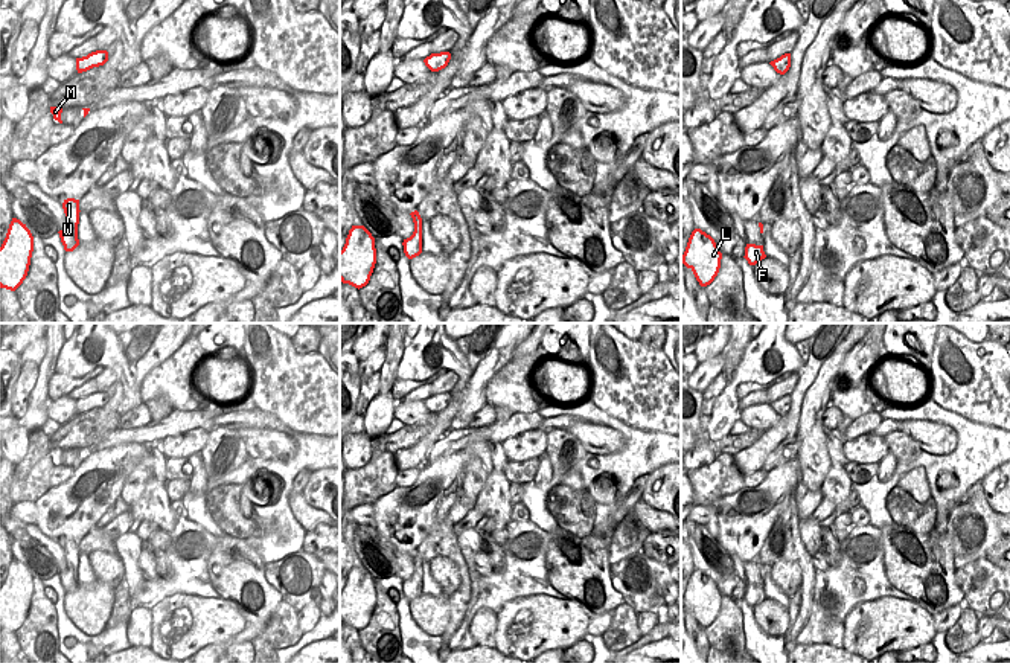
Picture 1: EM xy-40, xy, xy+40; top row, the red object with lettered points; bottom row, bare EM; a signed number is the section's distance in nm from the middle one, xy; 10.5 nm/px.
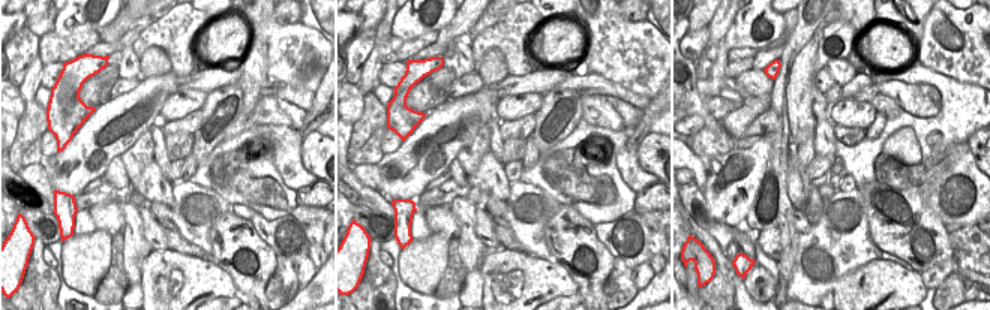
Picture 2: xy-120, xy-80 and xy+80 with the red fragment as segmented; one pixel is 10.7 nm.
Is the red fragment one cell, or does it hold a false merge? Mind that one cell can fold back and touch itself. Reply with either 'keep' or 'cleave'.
keep

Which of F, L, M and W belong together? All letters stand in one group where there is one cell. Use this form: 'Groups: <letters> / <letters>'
Groups: F L M W.

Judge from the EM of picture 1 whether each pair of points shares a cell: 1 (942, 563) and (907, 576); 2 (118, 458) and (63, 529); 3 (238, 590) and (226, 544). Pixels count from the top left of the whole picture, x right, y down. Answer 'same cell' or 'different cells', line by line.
1: same cell
2: same cell
3: same cell

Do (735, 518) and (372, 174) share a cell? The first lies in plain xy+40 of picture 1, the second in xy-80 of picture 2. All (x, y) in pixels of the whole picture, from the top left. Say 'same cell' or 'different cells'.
different cells

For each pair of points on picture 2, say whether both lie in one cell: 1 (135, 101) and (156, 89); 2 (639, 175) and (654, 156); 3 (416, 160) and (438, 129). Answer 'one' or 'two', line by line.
1: one
2: two
3: one

